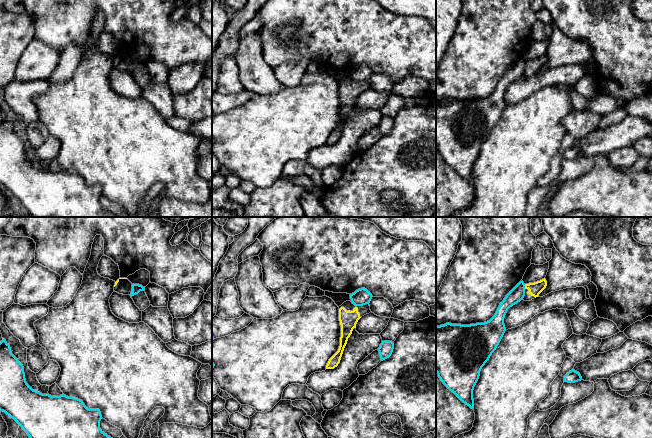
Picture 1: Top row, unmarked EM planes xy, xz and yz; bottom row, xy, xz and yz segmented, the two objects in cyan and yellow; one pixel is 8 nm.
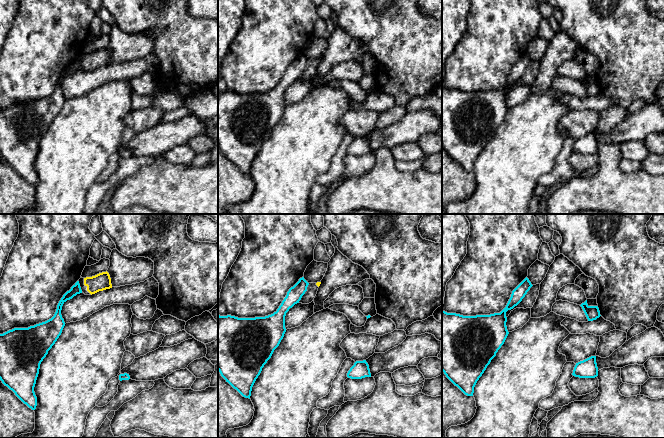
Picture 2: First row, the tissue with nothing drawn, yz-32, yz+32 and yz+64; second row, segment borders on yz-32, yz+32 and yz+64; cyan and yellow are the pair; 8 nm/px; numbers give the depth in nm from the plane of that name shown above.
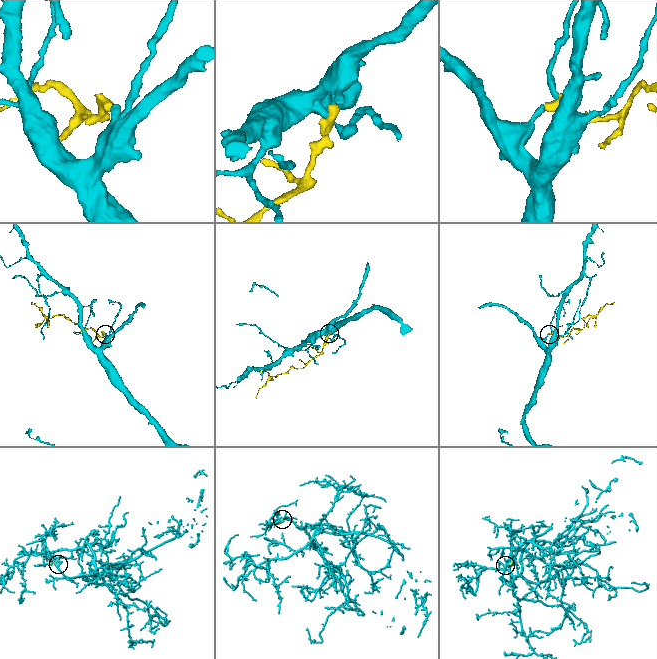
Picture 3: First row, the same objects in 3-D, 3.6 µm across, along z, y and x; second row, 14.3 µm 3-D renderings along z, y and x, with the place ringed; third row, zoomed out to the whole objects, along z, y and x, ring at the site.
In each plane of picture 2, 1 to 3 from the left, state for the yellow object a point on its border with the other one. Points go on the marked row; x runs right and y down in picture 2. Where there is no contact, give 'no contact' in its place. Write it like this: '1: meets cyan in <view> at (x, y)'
1: no contact
2: no contact
3: no contact

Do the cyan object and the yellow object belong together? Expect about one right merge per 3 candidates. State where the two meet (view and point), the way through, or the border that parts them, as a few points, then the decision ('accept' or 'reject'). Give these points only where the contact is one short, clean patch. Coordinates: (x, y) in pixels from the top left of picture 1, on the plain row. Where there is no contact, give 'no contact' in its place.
contact yz (524, 62); border yz (524, 60), (525, 64); reject

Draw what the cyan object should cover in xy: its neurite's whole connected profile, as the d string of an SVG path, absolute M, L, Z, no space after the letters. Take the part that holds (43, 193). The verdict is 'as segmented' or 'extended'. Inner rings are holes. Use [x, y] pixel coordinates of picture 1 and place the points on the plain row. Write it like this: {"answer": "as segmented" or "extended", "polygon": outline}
{"answer": "as segmented", "polygon": "M5 115L0 118L0 187L13 194L32 217L116 217L100 205L102 191L99 185L88 185L78 174L64 170L51 172L33 166L26 158L23 141L12 130Z"}

